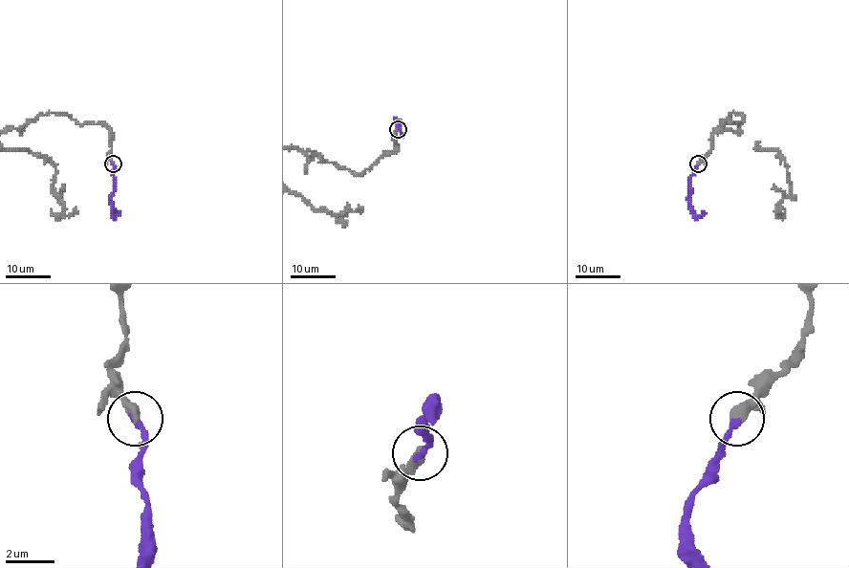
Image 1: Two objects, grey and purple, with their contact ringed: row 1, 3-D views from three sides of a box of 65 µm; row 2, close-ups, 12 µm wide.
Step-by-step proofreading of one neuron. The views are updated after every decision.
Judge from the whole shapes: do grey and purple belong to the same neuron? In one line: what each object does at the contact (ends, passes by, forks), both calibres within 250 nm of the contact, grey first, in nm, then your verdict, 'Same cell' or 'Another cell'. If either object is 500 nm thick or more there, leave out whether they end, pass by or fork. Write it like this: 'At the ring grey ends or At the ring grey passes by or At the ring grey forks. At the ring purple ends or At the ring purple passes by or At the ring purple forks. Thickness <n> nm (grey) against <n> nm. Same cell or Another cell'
At the ring grey ends. At the ring purple ends. Thickness 440 nm (grey) against 280 nm. Same cell

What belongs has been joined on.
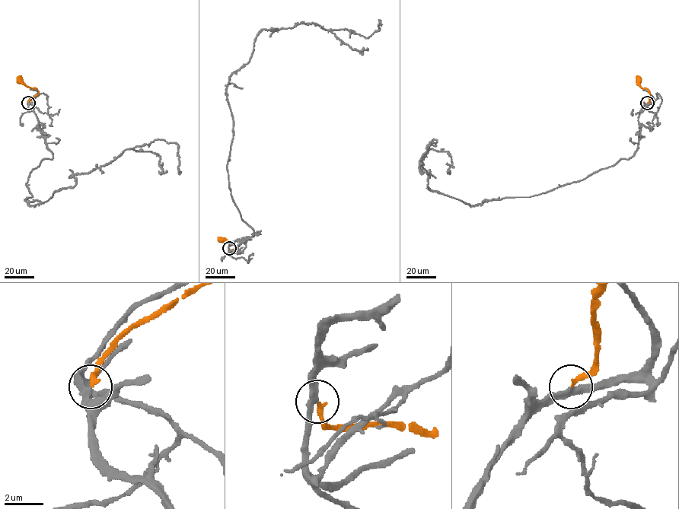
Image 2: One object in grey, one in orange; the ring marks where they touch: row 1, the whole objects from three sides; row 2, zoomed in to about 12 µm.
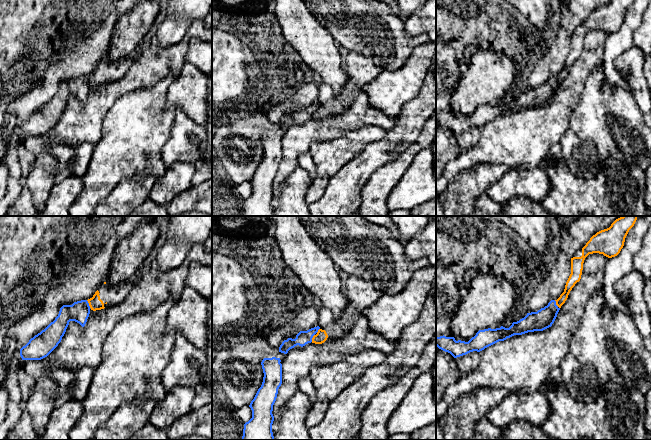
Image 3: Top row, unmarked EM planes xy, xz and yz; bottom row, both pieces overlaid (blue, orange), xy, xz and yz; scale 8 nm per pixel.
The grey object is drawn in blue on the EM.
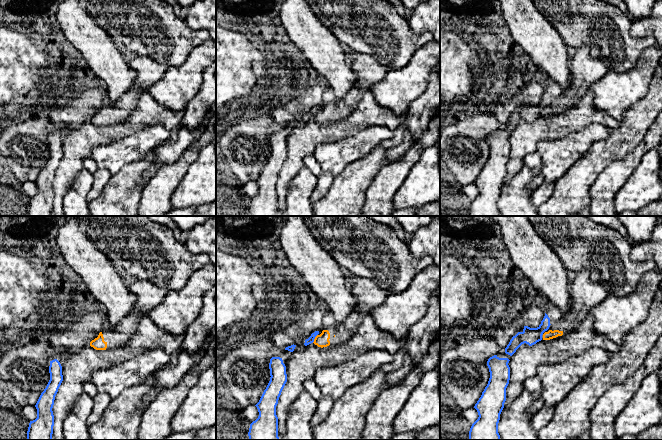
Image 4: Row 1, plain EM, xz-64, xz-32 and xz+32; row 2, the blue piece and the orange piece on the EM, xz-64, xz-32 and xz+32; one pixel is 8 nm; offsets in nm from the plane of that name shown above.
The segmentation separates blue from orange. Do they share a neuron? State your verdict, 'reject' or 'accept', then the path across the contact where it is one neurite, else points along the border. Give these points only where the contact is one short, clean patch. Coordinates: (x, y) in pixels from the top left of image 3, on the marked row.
reject; border along xy (86, 300), (90, 307)

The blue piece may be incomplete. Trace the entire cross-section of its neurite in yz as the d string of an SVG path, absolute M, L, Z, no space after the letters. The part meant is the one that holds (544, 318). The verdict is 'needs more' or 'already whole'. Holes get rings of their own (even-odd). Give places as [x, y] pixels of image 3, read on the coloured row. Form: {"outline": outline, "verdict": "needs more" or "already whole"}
{"outline": "M551 300L547 306L537 312L527 313L527 315L517 322L513 322L509 328L501 326L496 329L479 330L468 342L458 340L454 337L436 337L436 346L450 353L454 358L466 355L470 352L480 352L485 348L504 341L514 335L522 335L528 332L543 331L552 326L560 308L555 300Z", "verdict": "already whole"}

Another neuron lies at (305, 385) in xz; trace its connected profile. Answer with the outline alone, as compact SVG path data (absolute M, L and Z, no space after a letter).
M309 376L300 379L298 382L298 387L299 391L305 393L312 402L316 400L315 387Z

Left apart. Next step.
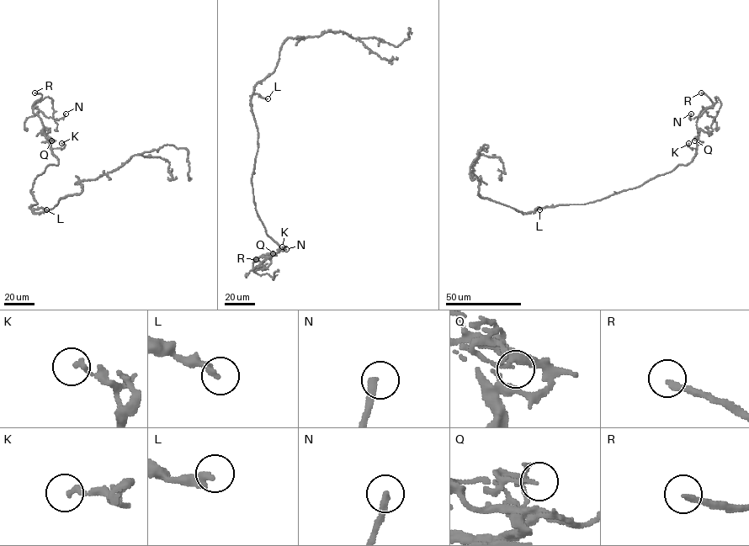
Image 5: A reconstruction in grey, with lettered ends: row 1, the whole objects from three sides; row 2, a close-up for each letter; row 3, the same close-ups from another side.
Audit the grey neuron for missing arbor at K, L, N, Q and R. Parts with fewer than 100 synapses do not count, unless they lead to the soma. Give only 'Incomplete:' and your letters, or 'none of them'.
Incomplete: R

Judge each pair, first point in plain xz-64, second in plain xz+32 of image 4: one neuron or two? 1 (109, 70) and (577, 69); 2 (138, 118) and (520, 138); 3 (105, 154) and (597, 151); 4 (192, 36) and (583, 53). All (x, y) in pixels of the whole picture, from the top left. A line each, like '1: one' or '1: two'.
1: two
2: one
3: two
4: two

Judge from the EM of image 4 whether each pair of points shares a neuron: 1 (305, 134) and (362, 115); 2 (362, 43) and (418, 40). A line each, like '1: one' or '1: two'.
1: one
2: one

